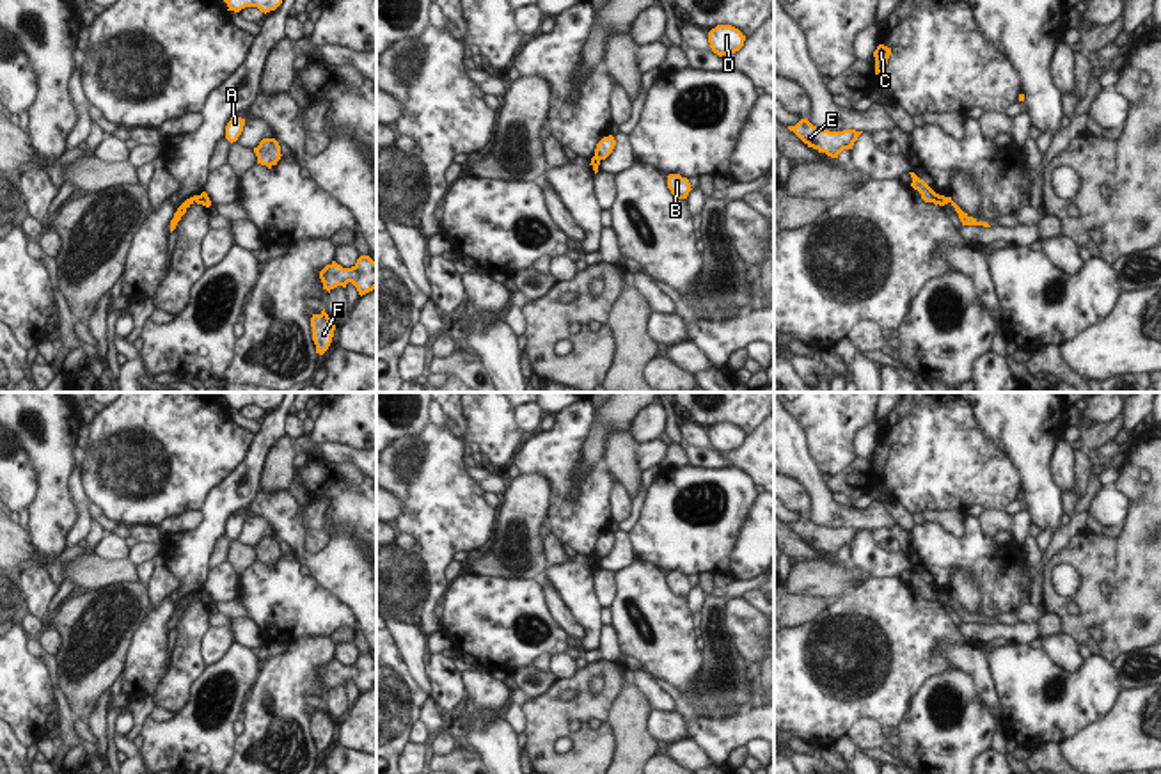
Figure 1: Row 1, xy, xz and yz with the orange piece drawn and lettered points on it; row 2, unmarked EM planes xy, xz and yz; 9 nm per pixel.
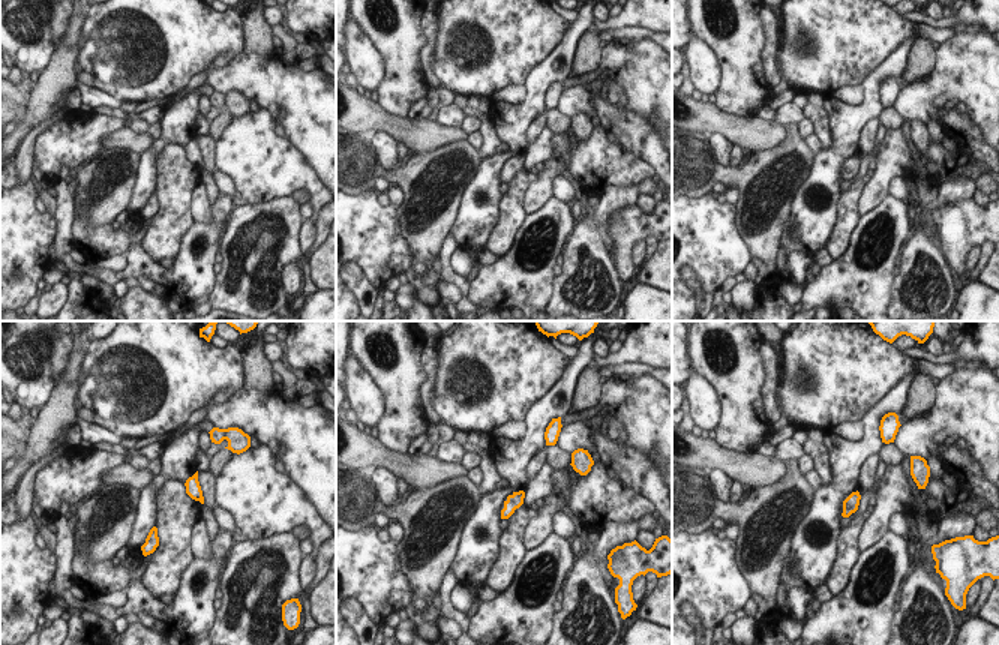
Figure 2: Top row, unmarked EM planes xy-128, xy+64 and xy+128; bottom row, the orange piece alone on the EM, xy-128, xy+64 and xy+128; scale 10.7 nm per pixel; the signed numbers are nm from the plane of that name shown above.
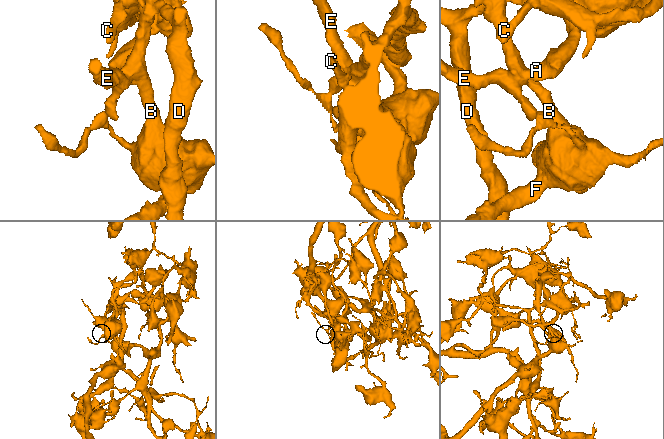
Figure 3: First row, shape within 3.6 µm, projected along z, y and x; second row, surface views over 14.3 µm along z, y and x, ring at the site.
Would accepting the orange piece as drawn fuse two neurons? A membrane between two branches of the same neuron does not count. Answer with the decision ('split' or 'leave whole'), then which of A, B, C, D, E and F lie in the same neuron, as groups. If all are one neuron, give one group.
split; groups A E / B C D F

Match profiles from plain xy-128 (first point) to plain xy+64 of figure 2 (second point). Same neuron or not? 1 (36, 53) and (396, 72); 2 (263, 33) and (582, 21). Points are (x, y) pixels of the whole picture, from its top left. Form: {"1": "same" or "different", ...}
{"1": "different", "2": "different"}

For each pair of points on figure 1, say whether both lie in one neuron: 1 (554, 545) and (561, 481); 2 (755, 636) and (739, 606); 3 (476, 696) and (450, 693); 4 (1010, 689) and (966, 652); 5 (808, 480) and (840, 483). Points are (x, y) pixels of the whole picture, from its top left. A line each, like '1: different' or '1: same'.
1: different
2: same
3: different
4: different
5: different

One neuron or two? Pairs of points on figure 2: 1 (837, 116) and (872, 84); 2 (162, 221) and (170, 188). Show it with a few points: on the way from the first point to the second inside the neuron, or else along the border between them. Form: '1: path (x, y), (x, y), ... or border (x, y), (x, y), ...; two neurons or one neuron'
1: path (849, 116), (855, 116), (872, 96); one neuron
2: path (170, 213), (170, 195); one neuron

